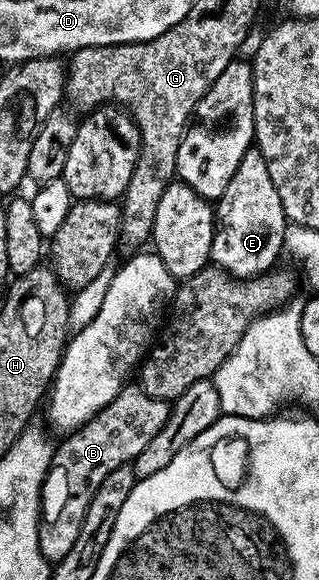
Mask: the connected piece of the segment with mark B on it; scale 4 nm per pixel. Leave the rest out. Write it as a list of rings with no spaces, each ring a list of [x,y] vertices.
[[[123,388],[95,417],[73,433],[65,434],[62,442],[57,442],[53,461],[42,483],[39,515],[39,549],[46,562],[57,563],[68,555],[72,543],[76,543],[76,535],[80,535],[80,523],[84,523],[96,487],[100,487],[116,467],[133,463],[168,419],[171,402],[156,399],[141,388],[130,388]]]

